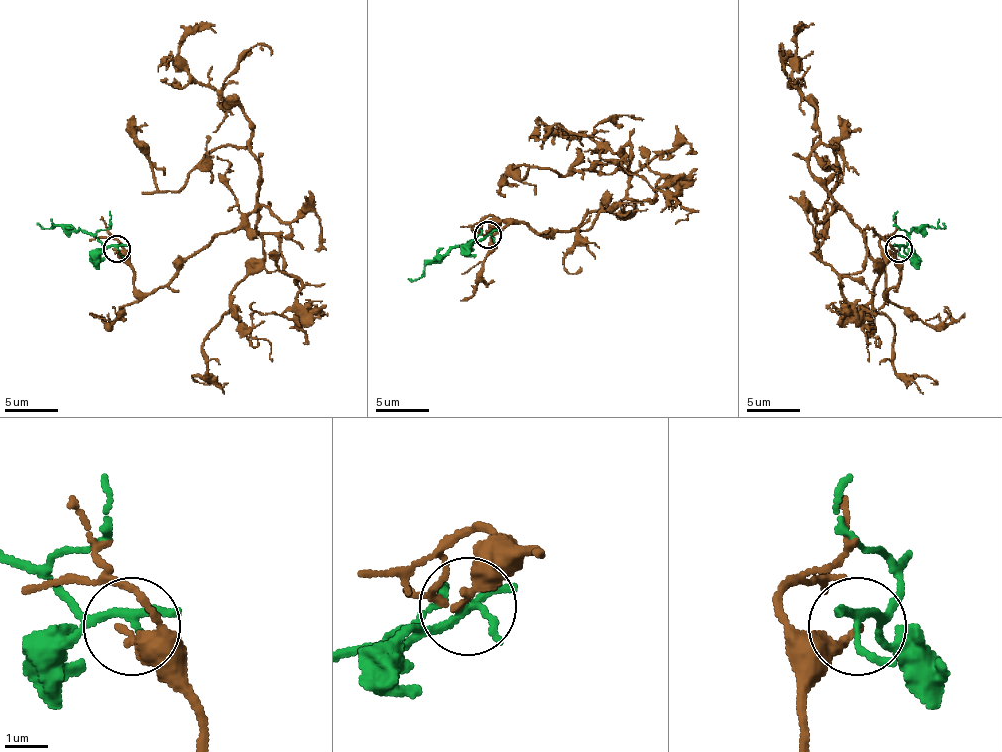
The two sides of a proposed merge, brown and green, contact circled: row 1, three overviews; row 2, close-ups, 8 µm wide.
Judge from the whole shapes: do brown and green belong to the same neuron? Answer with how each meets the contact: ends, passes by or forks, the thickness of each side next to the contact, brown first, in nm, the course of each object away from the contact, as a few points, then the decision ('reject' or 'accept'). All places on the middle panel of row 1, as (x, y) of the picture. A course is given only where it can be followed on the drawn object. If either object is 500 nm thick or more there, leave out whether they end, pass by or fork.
brown ends | green passes by | 240/180 nm | brown via (488, 232), (504, 222), (571, 232), (622, 197), (628, 144), (622, 157), (587, 136), (550, 133), (587, 130) | green via (488, 235), (469, 246), (450, 248), (434, 257), (418, 278), (407, 278) | reject

